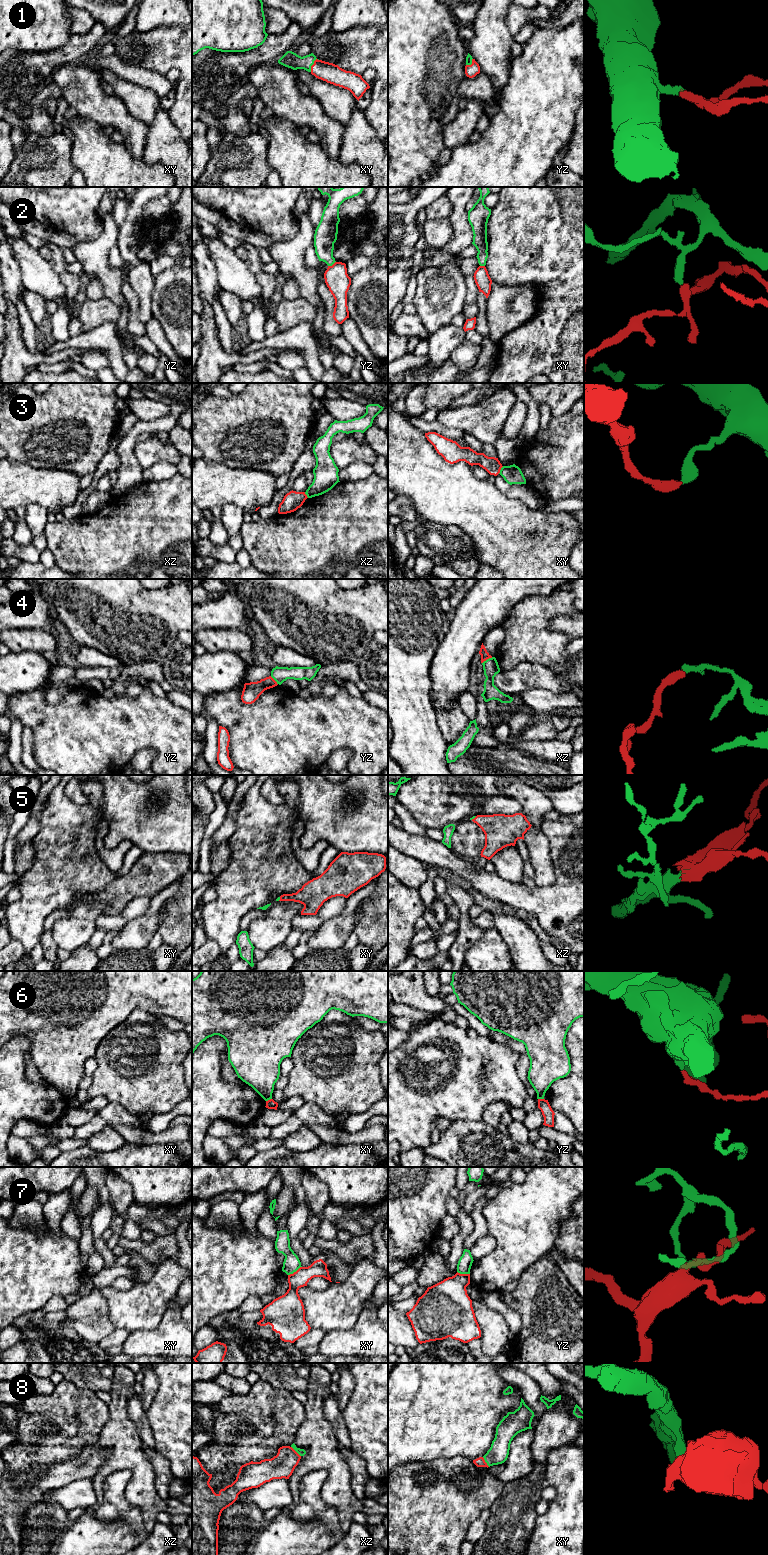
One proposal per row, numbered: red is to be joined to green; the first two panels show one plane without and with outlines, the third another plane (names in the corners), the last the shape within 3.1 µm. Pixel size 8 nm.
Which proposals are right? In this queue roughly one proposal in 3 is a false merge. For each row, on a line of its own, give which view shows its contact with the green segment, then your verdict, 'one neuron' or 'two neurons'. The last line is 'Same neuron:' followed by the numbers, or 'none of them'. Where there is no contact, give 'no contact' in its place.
1: meets green in xy; one neuron
2: meets green in yz; two neurons
3: meets green in xy; two neurons
4: meets green in xz; two neurons
5: meets green in xz; one neuron
6: meets green in xy; two neurons
7: meets green in xy; two neurons
8: meets green in xz; one neuron
Same neuron: 1, 5, 8

